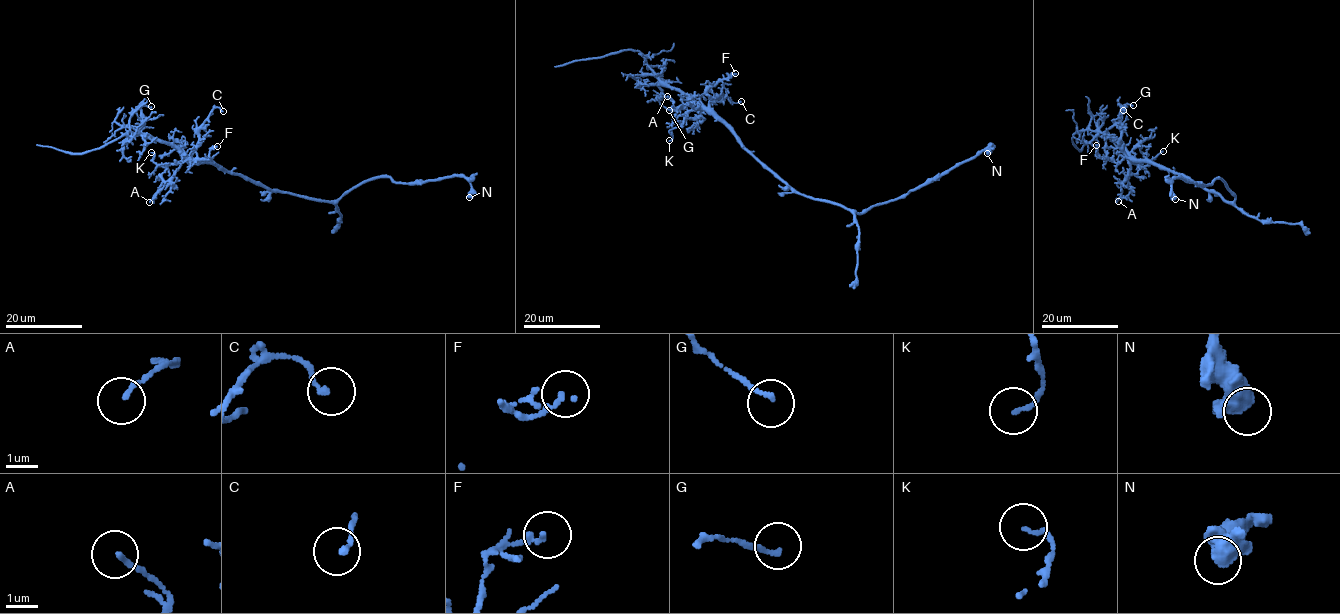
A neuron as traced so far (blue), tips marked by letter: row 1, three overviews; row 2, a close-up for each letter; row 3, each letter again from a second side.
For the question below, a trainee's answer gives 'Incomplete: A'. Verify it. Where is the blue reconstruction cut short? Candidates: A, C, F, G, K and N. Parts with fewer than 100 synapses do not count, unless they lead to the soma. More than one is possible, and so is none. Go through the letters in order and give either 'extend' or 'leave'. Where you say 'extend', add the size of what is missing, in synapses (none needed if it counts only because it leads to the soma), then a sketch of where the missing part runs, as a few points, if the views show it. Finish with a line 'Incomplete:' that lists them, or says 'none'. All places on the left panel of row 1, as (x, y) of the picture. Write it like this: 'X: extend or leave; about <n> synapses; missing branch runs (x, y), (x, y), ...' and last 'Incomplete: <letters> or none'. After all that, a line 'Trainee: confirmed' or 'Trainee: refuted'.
A: leave
C: leave
F: leave
G: leave
K: leave
N: leave
Incomplete: none
Trainee: refuted

